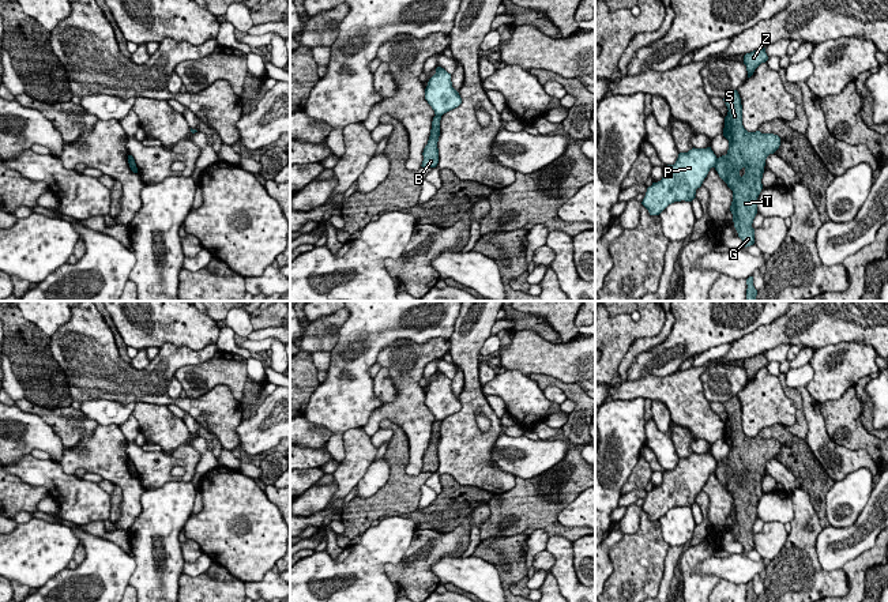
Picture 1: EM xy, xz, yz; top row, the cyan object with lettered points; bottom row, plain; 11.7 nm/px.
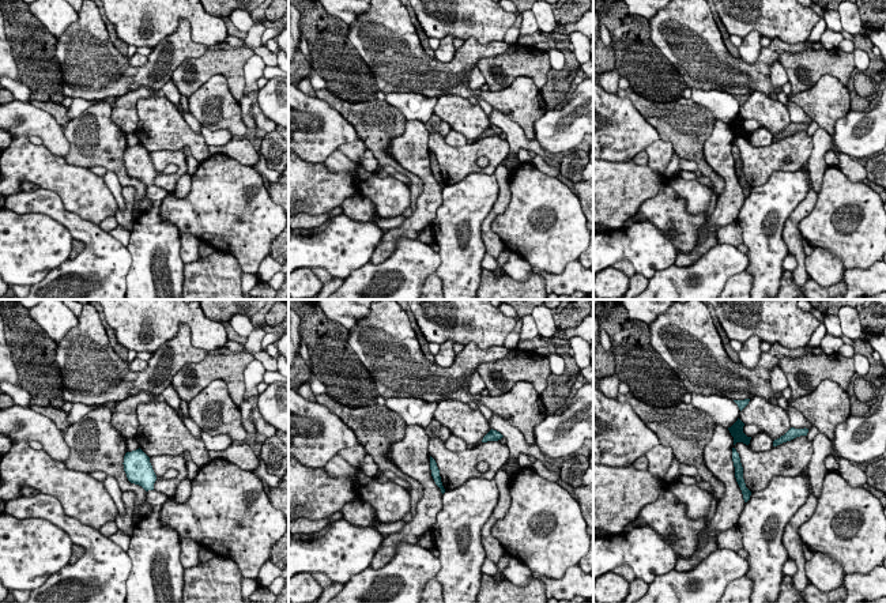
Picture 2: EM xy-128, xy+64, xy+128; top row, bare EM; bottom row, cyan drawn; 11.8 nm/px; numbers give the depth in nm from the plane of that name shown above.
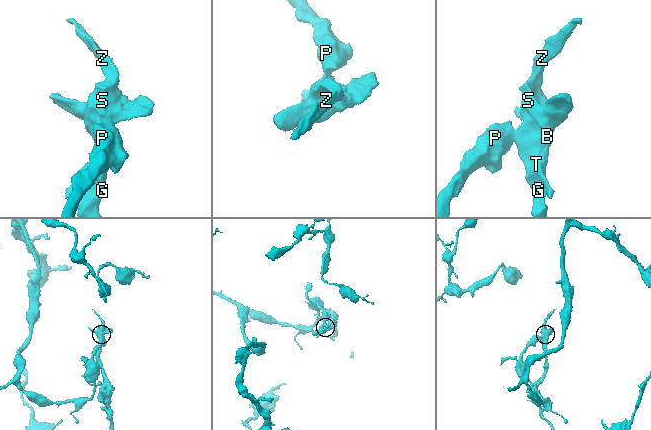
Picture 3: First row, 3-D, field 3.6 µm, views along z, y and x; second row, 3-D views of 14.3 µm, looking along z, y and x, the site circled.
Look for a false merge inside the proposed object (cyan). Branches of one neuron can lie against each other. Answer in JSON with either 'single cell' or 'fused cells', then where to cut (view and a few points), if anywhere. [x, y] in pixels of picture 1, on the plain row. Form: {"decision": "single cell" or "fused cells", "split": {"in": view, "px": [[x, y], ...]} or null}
{"decision": "fused cells", "split": {"in": "yz", "px": [[717, 463], [714, 471]]}}

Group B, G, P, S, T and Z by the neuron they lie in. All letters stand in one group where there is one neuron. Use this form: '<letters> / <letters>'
B G S T Z / P

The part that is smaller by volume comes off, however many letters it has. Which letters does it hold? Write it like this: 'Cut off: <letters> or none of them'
Cut off: B, G, S, T, Z

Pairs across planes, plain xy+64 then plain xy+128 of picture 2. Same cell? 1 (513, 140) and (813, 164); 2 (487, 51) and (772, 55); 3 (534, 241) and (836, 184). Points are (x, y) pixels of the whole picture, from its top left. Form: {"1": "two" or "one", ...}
{"1": "one", "2": "one", "3": "one"}

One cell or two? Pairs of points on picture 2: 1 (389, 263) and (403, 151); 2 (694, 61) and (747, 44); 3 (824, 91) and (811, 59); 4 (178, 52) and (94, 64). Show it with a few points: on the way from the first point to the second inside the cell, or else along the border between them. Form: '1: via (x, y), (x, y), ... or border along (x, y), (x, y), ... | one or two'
1: border along (417, 237), (400, 237), (395, 249), (376, 264) | two
2: border along (762, 48), (754, 61), (743, 61), (739, 57) | two
3: border along (845, 85), (822, 75), (810, 87), (791, 94) | two
4: via (158, 67), (151, 74), (115, 71) | one

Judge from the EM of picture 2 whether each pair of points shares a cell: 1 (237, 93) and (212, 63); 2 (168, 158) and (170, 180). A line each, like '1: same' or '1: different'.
1: same
2: same

